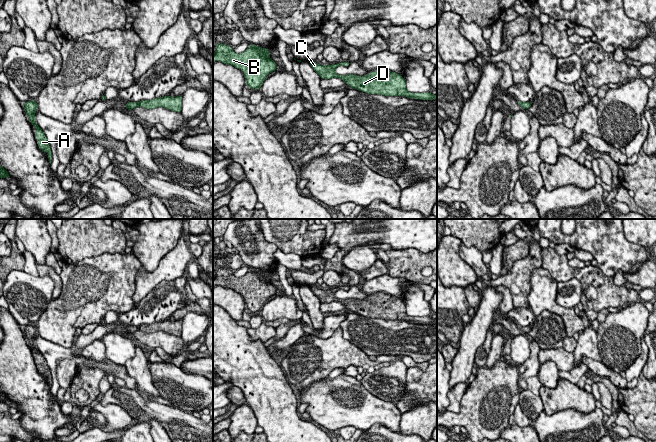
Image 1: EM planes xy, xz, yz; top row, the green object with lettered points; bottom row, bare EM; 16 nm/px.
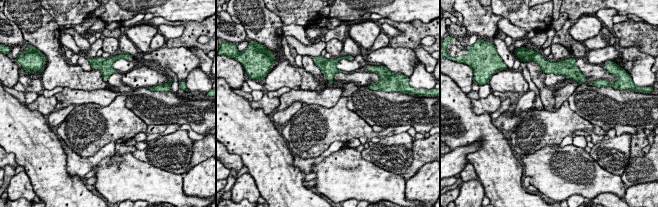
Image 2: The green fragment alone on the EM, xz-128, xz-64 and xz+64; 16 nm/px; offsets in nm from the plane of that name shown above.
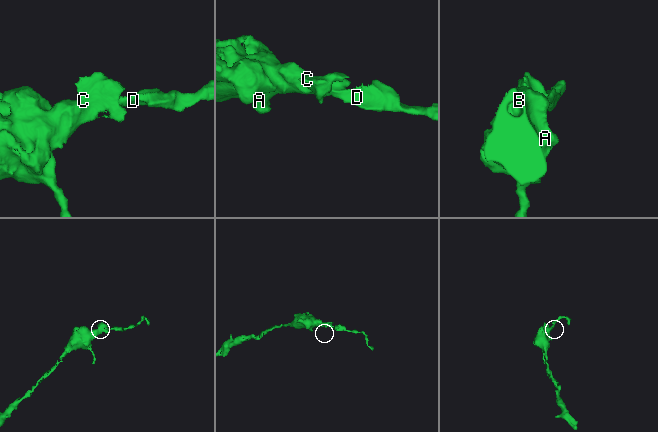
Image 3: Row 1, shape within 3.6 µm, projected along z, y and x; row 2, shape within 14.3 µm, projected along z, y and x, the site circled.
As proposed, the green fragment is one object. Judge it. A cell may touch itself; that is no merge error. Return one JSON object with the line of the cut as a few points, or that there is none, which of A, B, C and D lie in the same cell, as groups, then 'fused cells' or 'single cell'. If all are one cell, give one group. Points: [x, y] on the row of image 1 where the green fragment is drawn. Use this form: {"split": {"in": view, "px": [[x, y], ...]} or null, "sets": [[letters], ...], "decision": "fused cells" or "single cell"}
{"split": null, "sets": [["A", "B", "C", "D"]], "decision": "single cell"}

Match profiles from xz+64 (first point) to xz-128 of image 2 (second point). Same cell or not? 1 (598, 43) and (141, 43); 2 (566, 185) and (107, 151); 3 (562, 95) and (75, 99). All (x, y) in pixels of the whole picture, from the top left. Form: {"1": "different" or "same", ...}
{"1": "different", "2": "different", "3": "same"}

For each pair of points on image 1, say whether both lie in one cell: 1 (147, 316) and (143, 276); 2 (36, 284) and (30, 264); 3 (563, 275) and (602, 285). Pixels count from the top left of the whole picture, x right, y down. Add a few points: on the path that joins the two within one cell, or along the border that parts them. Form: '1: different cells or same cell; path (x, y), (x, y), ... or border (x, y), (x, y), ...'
1: different cells; border (164, 281), (157, 284), (136, 305)
2: different cells; border (22, 270), (38, 276)
3: same cell; path (573, 274), (592, 275)

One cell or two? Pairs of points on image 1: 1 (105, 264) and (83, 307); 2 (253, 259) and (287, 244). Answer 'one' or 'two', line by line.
1: one
2: two

